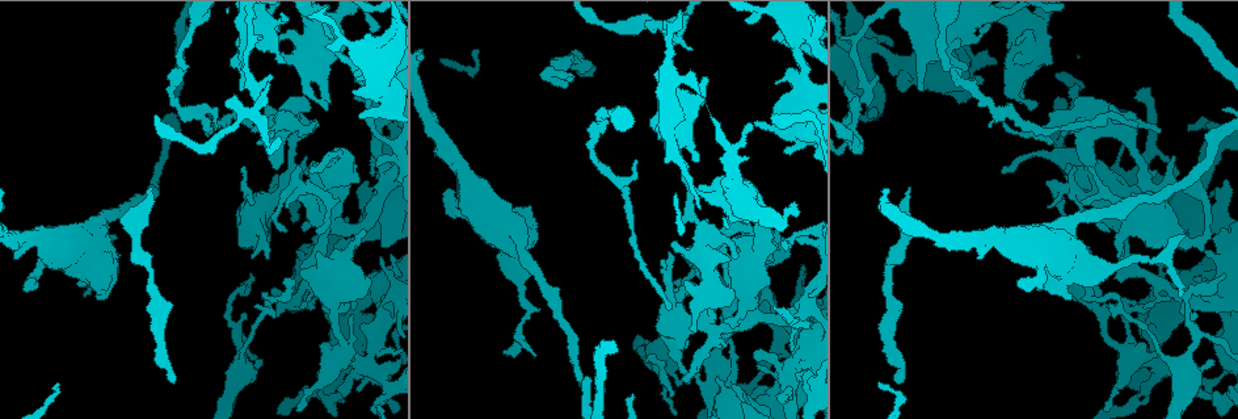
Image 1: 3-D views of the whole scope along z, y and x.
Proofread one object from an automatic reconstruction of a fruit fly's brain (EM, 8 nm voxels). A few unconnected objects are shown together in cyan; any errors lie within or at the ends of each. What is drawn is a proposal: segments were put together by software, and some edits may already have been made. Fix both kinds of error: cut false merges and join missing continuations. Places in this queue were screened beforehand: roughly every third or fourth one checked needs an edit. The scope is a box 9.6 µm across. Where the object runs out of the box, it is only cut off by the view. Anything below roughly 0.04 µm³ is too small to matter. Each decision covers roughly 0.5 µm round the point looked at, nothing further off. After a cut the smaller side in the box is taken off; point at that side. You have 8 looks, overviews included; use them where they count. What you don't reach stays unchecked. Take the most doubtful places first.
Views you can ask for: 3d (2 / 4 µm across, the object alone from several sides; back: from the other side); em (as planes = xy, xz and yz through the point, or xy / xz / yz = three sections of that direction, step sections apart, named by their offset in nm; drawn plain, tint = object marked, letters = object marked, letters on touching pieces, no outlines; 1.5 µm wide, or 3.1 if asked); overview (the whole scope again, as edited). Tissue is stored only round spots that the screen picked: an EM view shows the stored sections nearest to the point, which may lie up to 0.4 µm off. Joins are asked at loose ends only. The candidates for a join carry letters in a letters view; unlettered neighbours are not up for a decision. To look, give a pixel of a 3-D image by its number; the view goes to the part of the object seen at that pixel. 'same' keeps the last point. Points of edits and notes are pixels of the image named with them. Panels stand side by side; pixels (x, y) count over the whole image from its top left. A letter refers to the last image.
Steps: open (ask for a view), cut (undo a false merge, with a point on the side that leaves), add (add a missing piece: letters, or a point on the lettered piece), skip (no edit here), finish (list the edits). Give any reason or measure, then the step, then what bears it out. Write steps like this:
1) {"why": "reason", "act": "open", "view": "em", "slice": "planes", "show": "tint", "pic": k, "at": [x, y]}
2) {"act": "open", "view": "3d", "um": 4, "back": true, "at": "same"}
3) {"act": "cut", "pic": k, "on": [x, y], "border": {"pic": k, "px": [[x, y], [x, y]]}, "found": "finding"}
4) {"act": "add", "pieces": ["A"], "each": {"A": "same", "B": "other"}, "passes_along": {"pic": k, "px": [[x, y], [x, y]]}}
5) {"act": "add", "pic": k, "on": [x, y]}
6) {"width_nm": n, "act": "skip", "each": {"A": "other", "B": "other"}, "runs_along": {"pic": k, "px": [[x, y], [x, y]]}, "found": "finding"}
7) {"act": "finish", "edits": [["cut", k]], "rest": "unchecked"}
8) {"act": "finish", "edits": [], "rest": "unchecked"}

{"why": "branch stops here", "act": "open", "view": "3d", "um": 2, "pic": 1, "at": [1108, 232]}

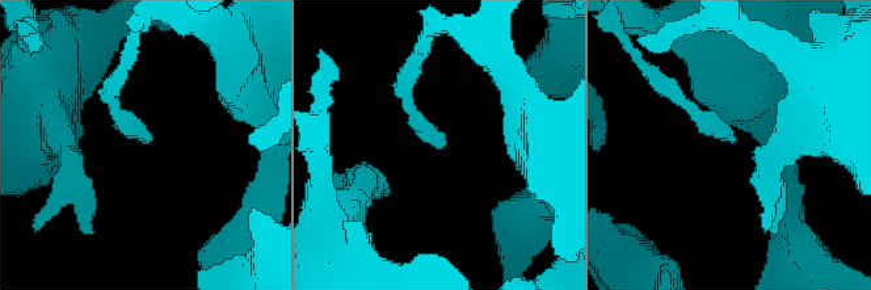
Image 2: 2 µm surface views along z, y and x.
{"act": "open", "view": "em", "slice": "planes", "show": "plain", "pic": 2, "at": [733, 143]}

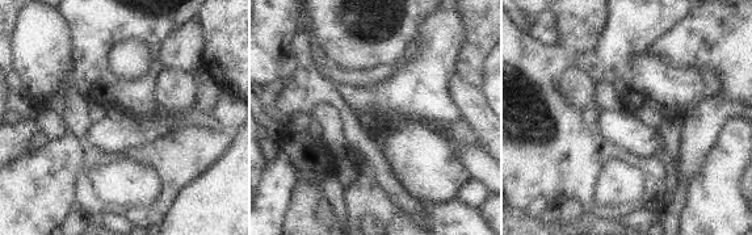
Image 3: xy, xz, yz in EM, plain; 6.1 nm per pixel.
{"act": "open", "view": "em", "slice": "planes", "show": "letters", "at": "same"}

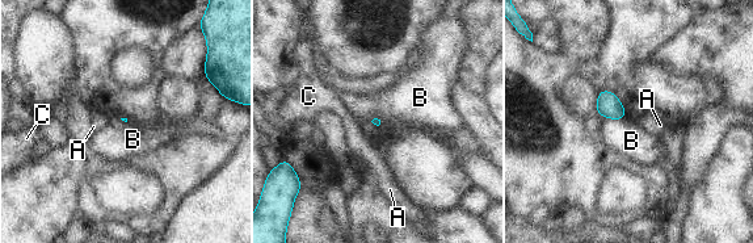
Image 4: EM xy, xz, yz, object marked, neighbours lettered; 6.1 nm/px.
{"act": "skip", "each": {"A": "other", "B": "other", "C": "other"}, "border": {"pic": 4, "px": [[604, 116], [625, 118]]}, "found": "no lettered piece goes on from it"}

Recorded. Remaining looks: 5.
{"why": "thick turns thin", "act": "open", "view": "em", "slice": "planes", "show": "tint", "pic": 1, "at": [1150, 261]}

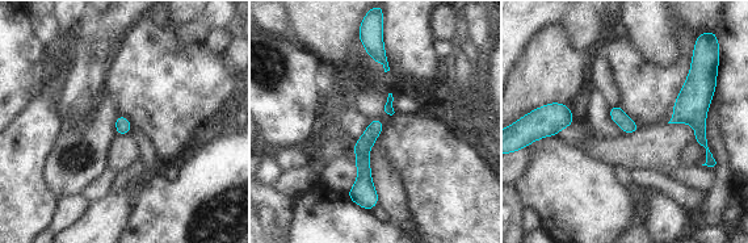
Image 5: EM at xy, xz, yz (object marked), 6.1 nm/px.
{"why": "see the neighbours", "act": "open", "view": "em", "slice": "planes", "show": "letters", "at": "same"}

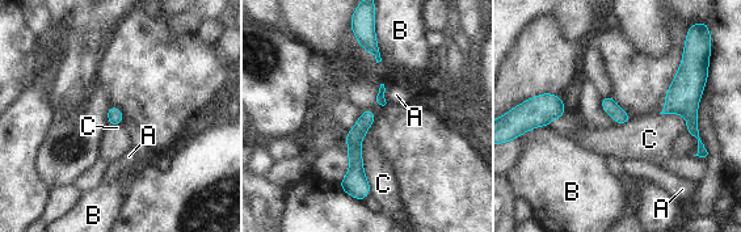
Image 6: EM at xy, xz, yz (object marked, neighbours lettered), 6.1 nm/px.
{"width_nm": 90, "act": "skip", "each": {"A": "other", "B": "other", "C": "other"}, "border": {"pic": 6, "px": [[366, 133], [361, 156], [370, 194]]}, "found": "one neuron here"}

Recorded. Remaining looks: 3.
{"why": "free end", "act": "open", "view": "3d", "um": 2, "pic": 1, "at": [1075, 84]}

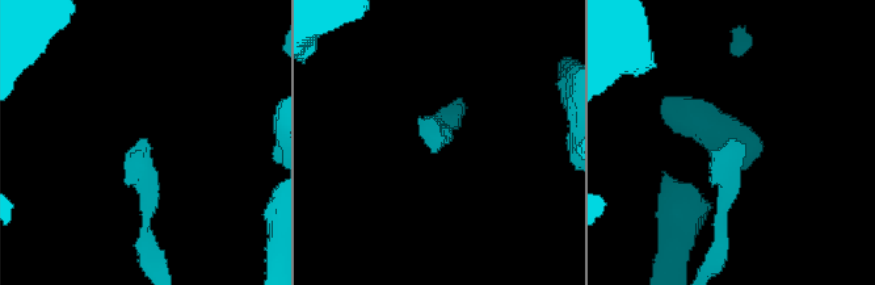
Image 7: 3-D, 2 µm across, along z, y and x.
{"act": "open", "view": "em", "slice": "xz", "step": 4, "show": "letters", "pic": 7, "at": [735, 142]}

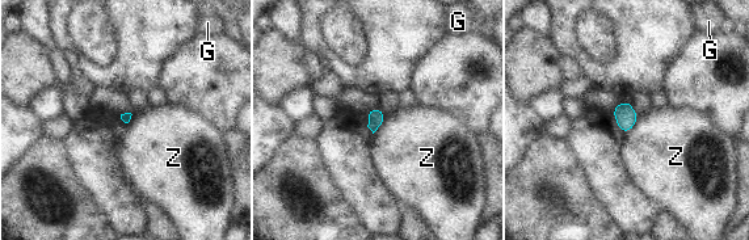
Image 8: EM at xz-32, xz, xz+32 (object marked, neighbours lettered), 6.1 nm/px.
{"act": "skip", "each": {"G": "other", "Z": "other"}, "found": "none of them fits"}

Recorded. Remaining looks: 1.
{"act": "finish", "edits": [], "rest": "unchecked"}

